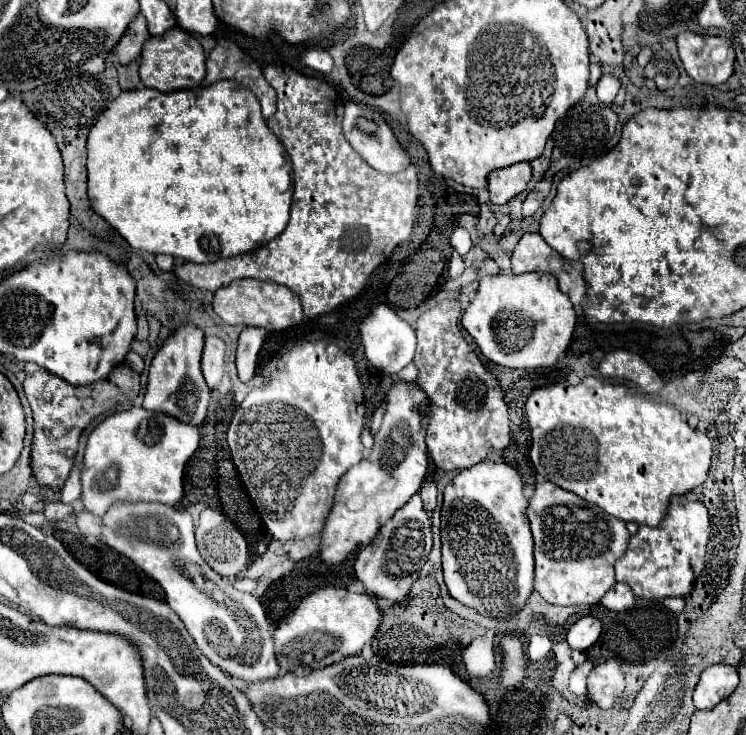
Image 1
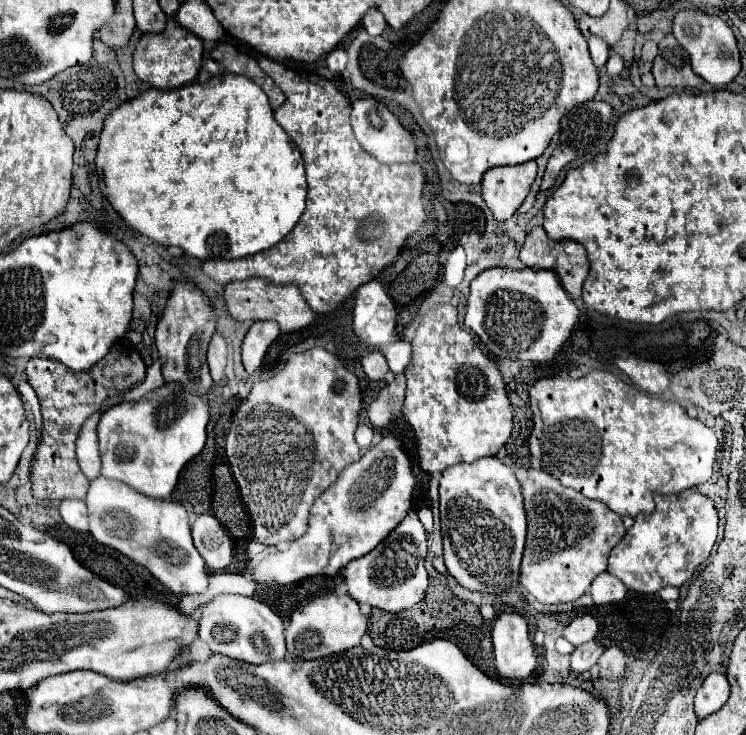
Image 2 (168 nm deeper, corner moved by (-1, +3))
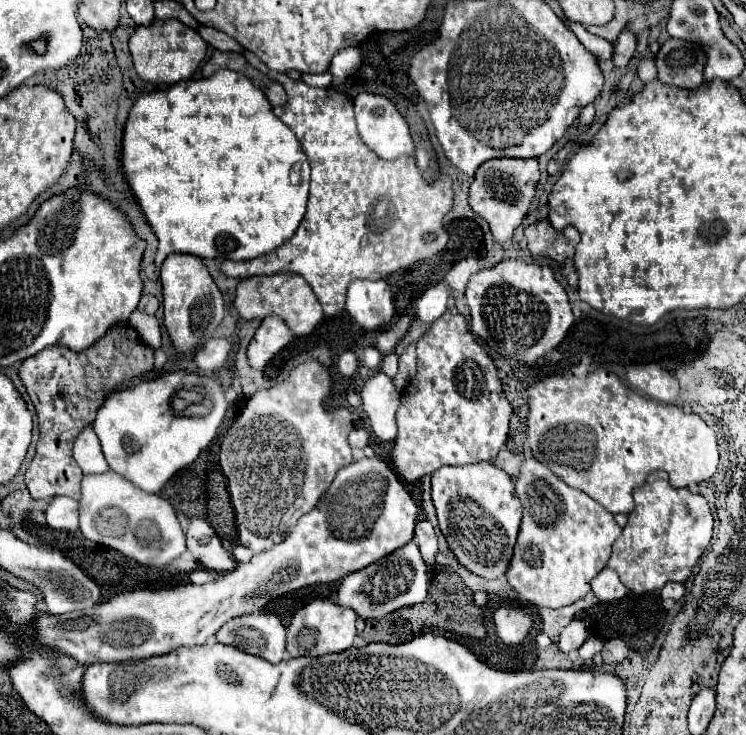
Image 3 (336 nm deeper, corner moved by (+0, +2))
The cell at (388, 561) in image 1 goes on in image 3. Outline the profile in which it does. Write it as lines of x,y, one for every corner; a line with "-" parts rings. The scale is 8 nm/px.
411,539
407,545
389,553
387,557
349,573
339,585
337,603
343,607
355,609
361,619
381,619
387,613
393,613
407,605
417,605
427,597
427,567
419,553
419,545

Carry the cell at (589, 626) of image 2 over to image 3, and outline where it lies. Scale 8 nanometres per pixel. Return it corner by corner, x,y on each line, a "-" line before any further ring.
571,621
563,631
561,631
561,637
559,637
559,649
563,653
571,653
575,649
579,649
589,637
589,629
583,621

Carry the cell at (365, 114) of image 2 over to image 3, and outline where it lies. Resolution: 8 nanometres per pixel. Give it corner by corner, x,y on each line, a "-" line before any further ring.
359,93
355,97
355,121
357,121
357,131
359,131
361,141
373,153
377,153
381,159
393,161
401,155
413,155
415,147
413,147
413,139
411,139
407,121
399,115
395,105
387,97
371,95
371,93

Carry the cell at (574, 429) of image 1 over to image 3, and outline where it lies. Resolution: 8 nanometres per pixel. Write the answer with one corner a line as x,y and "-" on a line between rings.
597,369
593,373
589,373
585,379
579,379
579,377
547,377
547,379
541,379
537,381
535,385
529,387
529,421
527,421
527,437
529,437
529,445
531,445
531,451
535,455
537,461
541,461
543,465
547,465
559,479
563,479
569,487
573,489
581,489
585,491
589,497
593,497
599,505
603,505
609,513
617,515
617,513
629,513
629,509
633,509
633,491
643,487
645,485
645,479
649,473
657,471
657,469
663,469
669,473
669,483
671,487
675,489
681,489
681,487
689,487
689,485
697,485
701,481
707,481
715,475
717,471
717,459
719,459
719,451
717,451
717,437
715,437
715,431
695,413
683,413
681,407
675,407
675,405
667,405
667,403
657,403
653,399
647,399
639,393
635,393
633,389
629,389
627,385
623,385
623,381
607,371
607,369

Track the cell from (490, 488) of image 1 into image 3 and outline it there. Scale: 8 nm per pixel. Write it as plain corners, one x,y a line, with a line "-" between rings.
473,463
463,467
441,467
431,477
433,485
433,503
439,517
439,529
445,535
449,549
455,559
473,575
483,579
499,579
505,577
509,569
509,561
513,557
513,547
517,541
519,525
521,525
521,501
515,495
515,485
509,475
493,463

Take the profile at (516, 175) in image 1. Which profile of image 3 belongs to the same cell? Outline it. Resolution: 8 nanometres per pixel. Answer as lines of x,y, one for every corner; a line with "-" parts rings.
491,159
477,169
475,181
469,187
469,205
475,209
475,213
481,213
485,221
489,221
495,241
503,243
513,237
515,227
523,221
523,217
529,211
529,203
535,195
537,181
537,159

